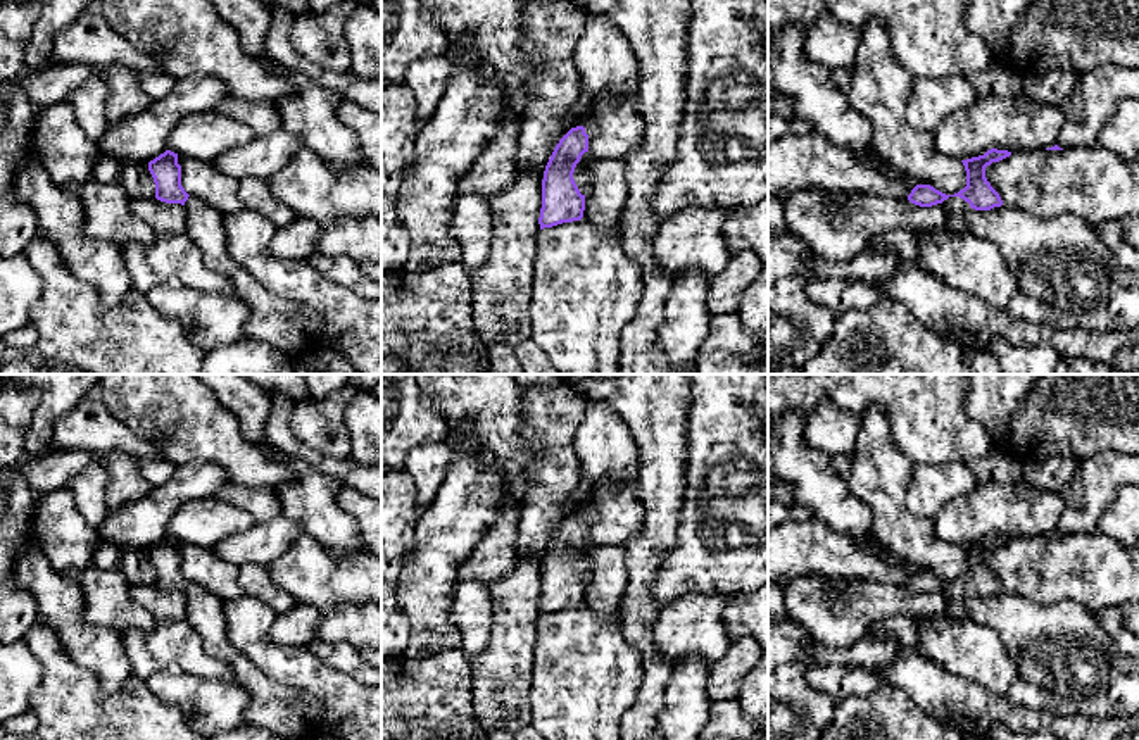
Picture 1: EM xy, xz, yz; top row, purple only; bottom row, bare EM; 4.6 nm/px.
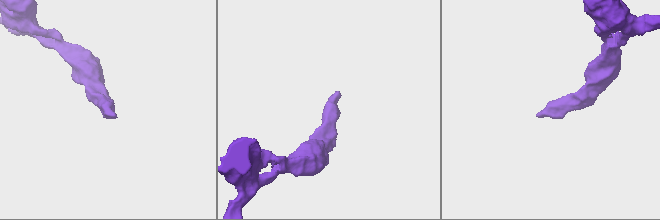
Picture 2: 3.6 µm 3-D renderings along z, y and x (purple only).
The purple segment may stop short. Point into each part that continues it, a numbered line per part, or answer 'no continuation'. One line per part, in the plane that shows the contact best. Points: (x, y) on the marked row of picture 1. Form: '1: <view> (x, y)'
1: xz (580, 176)

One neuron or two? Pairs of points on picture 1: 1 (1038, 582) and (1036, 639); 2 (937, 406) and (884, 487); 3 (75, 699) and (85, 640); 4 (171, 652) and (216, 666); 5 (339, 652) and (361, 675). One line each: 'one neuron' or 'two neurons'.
1: two neurons
2: two neurons
3: two neurons
4: one neuron
5: one neuron

